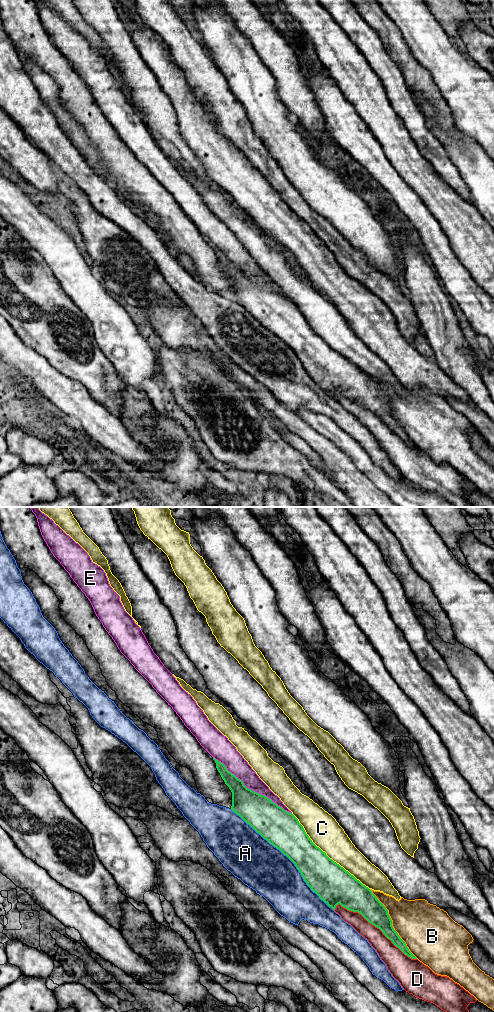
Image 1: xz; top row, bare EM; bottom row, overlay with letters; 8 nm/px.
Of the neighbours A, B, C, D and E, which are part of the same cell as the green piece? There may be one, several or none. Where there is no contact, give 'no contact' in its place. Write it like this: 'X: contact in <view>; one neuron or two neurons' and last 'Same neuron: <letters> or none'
A: contact in xz; two neurons
B: contact in xz; two neurons
C: contact in xz; two neurons
D: contact in xz; two neurons
E: contact in xz; one neuron
Same neuron: E

